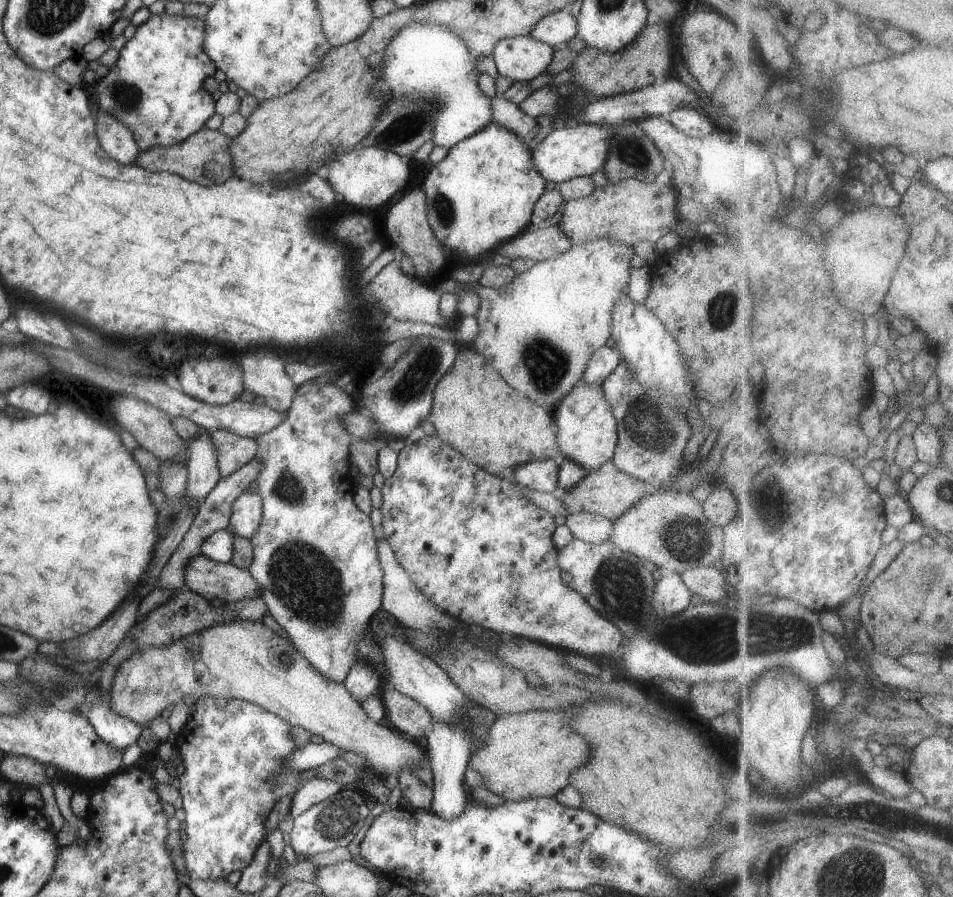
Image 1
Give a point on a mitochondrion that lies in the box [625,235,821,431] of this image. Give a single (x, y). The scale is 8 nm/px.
(721, 310)

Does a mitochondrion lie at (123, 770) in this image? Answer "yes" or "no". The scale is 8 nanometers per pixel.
no

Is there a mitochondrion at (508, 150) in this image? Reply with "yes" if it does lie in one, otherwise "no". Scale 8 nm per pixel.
no

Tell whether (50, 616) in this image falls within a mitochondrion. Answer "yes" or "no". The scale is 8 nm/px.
no

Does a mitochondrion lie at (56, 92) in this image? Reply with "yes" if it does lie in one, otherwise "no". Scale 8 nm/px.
no

